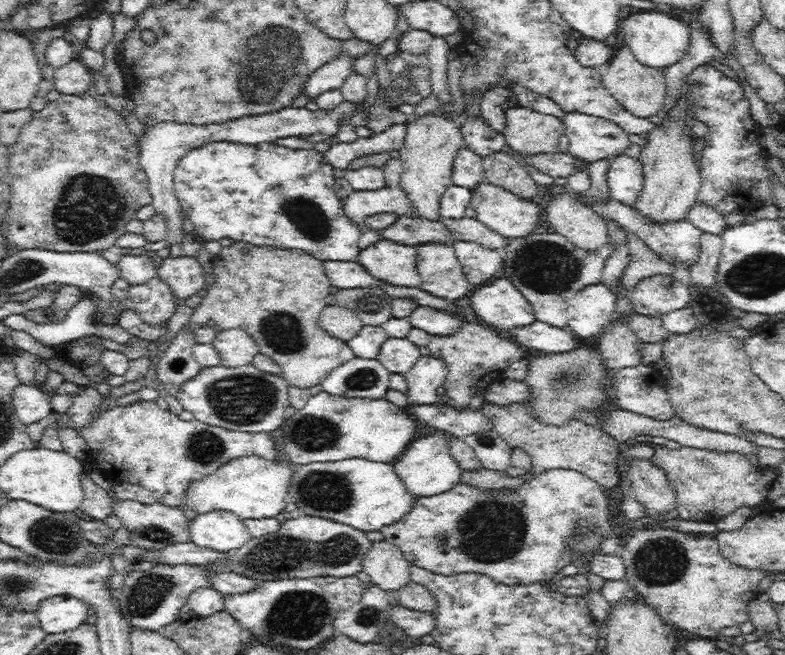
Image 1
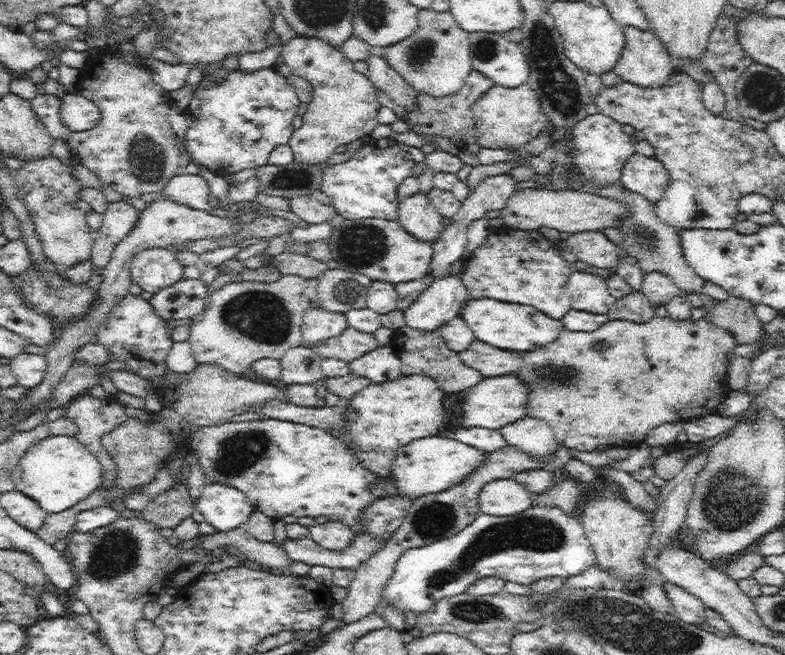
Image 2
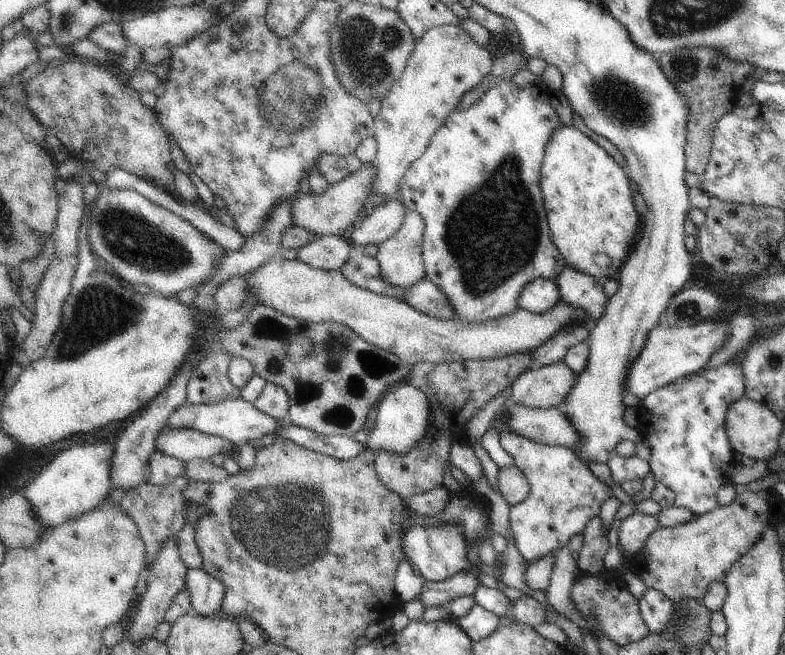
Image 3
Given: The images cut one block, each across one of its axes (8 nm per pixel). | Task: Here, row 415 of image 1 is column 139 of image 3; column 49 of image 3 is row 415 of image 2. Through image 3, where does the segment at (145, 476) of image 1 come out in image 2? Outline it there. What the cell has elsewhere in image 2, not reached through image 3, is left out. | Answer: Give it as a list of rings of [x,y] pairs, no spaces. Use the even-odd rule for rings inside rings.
[[[82,394],[74,398],[66,408],[66,416],[74,420],[78,426],[78,440],[84,444],[92,454],[104,452],[102,434],[110,432],[114,426],[124,422],[128,414],[126,408],[120,406],[116,396],[108,398],[94,398],[92,394]]]

